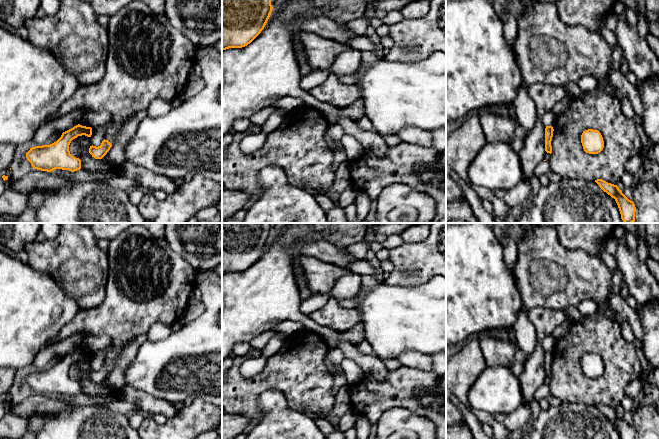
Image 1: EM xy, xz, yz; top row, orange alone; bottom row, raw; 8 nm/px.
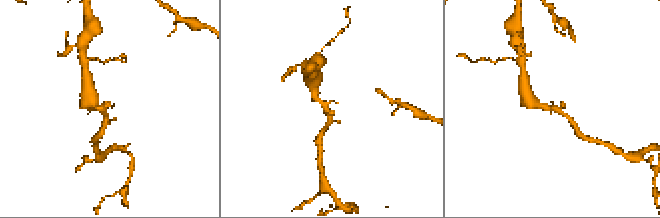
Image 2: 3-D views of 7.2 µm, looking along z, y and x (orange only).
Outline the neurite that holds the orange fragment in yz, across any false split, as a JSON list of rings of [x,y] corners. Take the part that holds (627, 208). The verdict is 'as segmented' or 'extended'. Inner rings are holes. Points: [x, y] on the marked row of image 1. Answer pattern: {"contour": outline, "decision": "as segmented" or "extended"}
{"contour": [[[597,179],[595,182],[599,185],[599,187],[615,199],[620,214],[621,219],[624,223],[633,223],[635,222],[635,212],[636,207],[633,201],[629,200],[622,191],[618,188],[617,185],[608,183],[602,179]]], "decision": "as segmented"}

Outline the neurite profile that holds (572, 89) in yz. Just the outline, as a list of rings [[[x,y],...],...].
[[[567,83],[564,85],[565,90],[566,90],[566,95],[573,97],[573,98],[577,98],[582,96],[584,93],[586,93],[586,90],[581,89],[577,83]]]

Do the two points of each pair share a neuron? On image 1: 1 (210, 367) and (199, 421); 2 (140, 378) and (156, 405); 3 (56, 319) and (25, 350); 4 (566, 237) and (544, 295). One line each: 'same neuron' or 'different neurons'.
1: different neurons
2: different neurons
3: same neuron
4: different neurons

